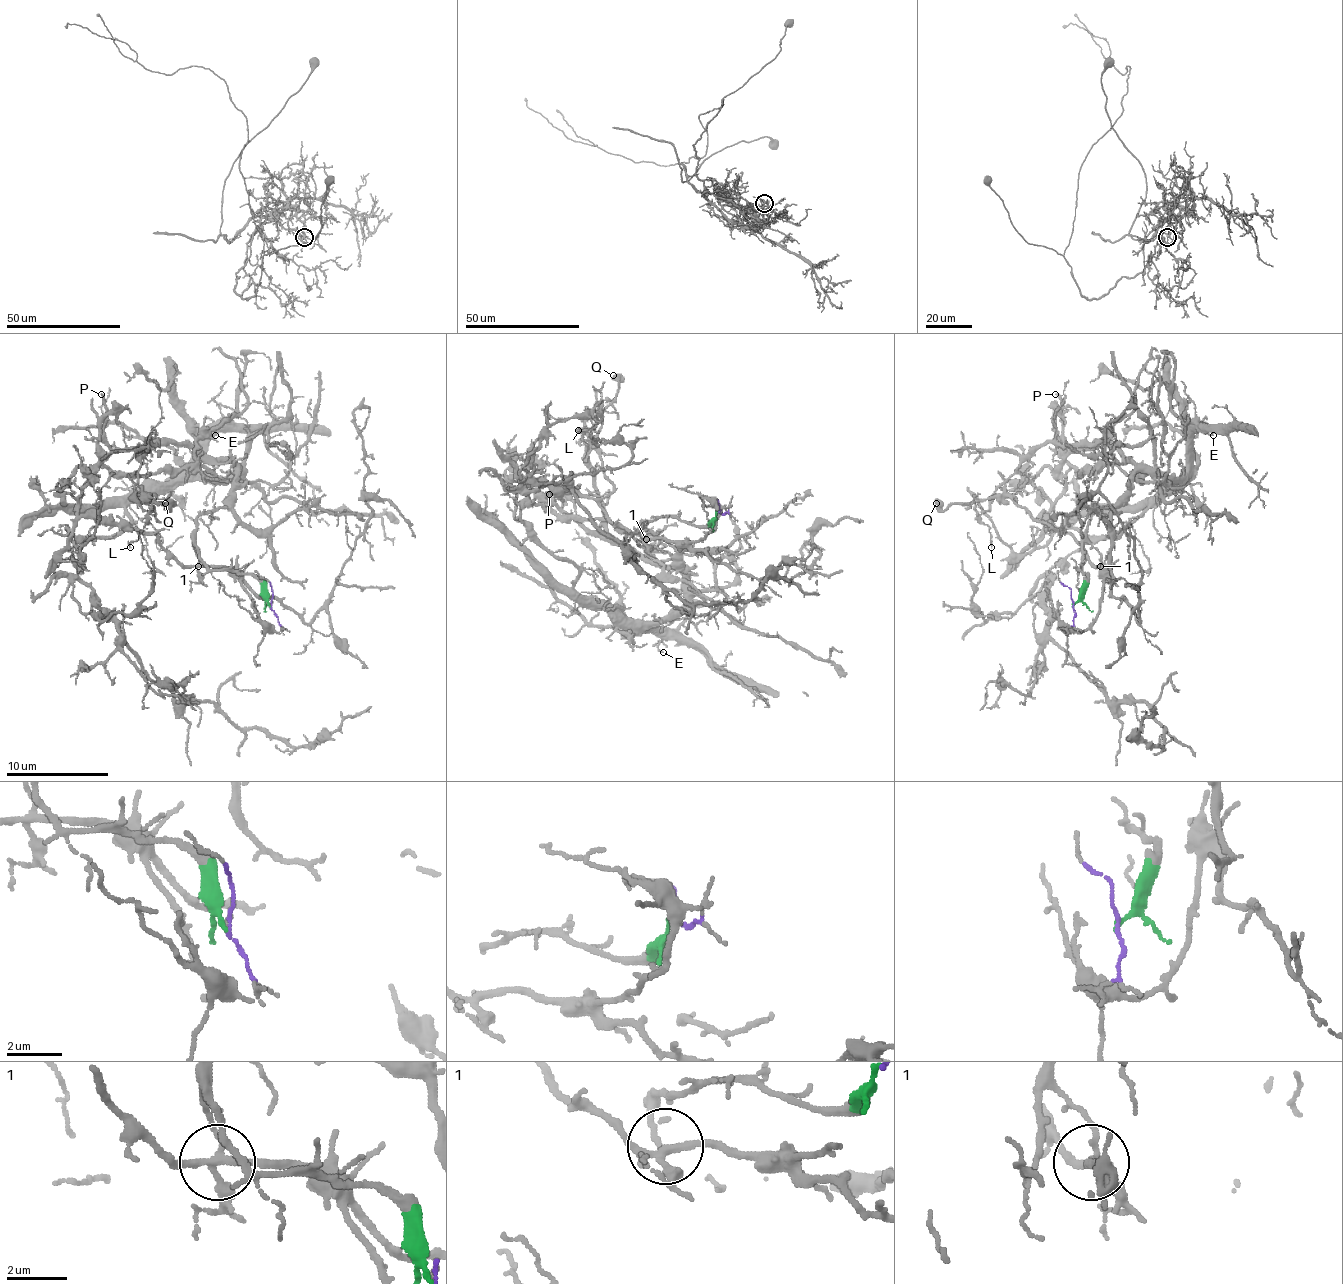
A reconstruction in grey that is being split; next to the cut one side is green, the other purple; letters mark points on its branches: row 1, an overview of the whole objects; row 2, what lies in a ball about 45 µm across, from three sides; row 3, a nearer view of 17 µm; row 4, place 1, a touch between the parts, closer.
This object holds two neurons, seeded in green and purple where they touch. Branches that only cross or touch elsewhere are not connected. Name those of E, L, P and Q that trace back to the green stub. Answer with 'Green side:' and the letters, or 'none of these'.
Green side: E, P

